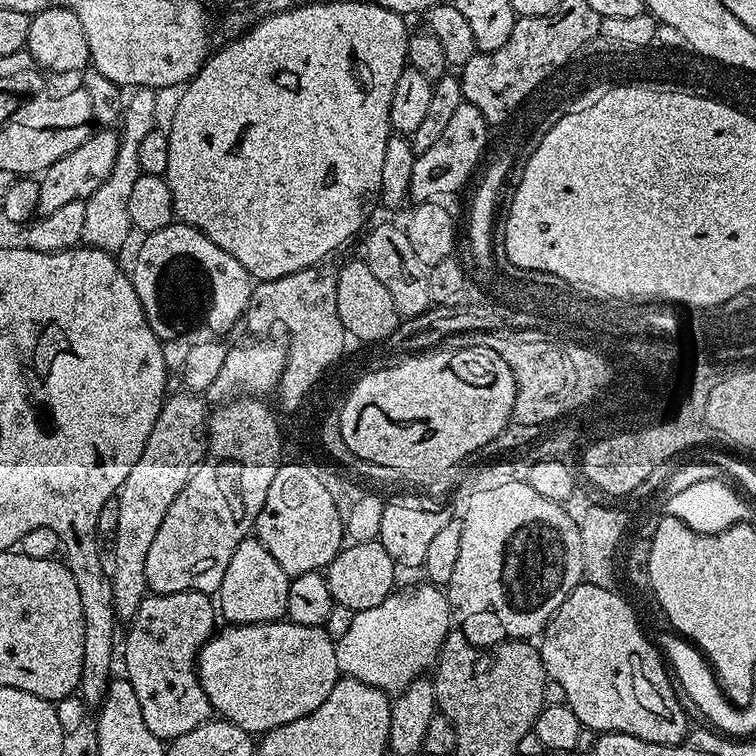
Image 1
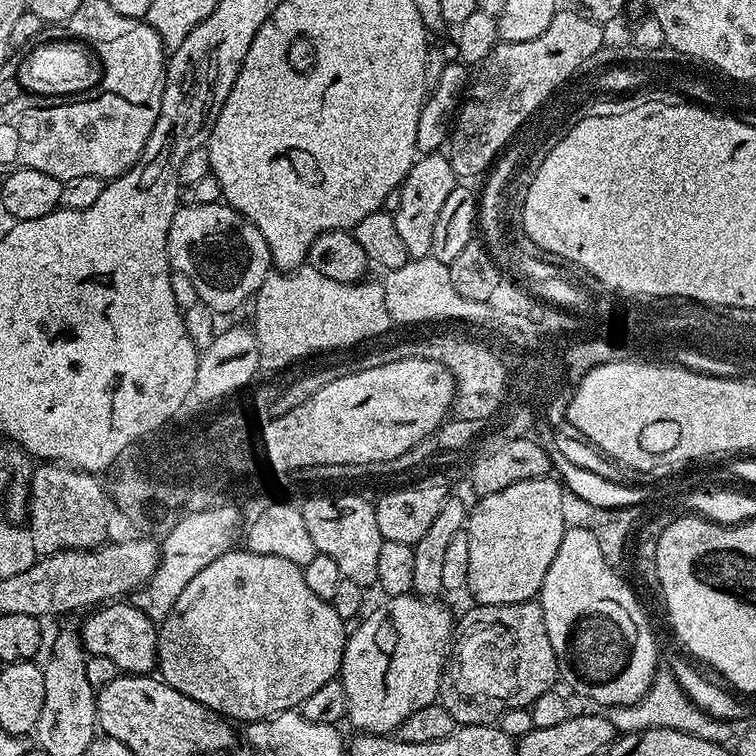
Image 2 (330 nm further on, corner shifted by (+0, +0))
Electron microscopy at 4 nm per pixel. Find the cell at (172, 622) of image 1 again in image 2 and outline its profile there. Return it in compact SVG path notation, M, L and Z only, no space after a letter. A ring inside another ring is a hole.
M109 602L97 607L92 614L79 629L88 656L110 658L110 662L114 662L121 673L134 676L151 673L157 667L157 621L146 618L146 614L142 614L142 610L138 610L131 602Z

